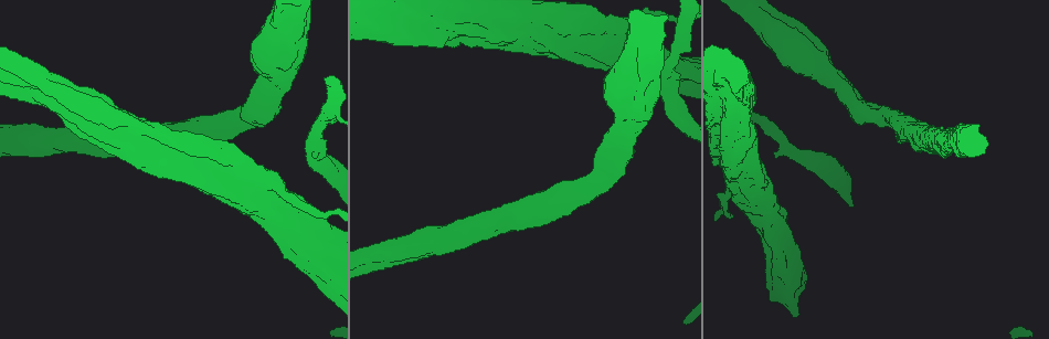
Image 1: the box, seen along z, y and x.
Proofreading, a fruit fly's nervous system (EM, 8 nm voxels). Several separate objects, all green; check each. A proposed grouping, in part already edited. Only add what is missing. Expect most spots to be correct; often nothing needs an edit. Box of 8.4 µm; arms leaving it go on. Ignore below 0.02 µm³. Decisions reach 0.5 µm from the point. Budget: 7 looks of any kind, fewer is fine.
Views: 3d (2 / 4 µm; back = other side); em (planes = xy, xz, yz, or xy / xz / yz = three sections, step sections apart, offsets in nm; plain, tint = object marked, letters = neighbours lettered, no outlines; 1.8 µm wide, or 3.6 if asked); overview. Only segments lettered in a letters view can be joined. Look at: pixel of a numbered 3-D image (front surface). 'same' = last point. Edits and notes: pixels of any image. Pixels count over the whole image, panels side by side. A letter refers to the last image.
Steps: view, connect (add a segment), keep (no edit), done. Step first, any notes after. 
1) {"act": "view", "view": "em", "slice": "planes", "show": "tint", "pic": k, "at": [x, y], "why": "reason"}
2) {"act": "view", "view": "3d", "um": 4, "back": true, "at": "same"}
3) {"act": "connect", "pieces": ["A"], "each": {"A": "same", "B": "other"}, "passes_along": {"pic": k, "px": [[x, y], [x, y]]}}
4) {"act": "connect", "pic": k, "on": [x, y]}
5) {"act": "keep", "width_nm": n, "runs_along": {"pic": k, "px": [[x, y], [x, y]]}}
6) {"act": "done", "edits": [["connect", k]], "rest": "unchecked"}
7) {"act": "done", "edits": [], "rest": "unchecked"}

{"act": "view", "view": "3d", "um": 4, "pic": 1, "at": [162, 157], "why": "thick turns thin"}

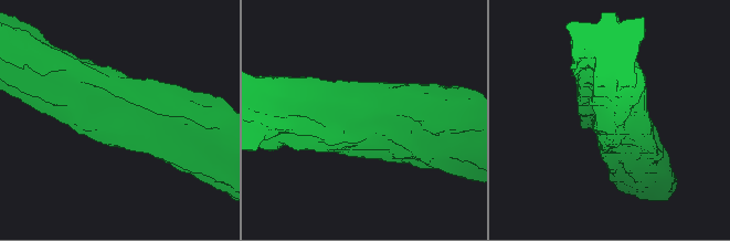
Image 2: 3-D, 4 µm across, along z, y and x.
{"act": "view", "view": "em", "um": 3.6, "slice": "xy", "step": 16, "show": "letters", "pic": 2, "at": [367, 122], "why": "need the tissue"}

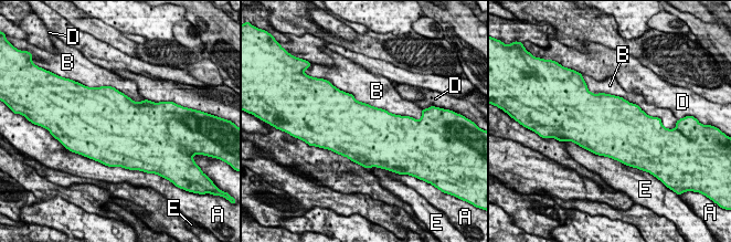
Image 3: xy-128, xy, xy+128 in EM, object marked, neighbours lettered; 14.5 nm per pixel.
{"act": "view", "view": "em", "um": 3.6, "slice": "planes", "show": "letters", "at": "same", "why": "another direction"}

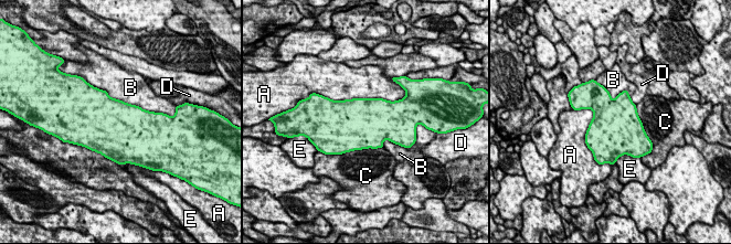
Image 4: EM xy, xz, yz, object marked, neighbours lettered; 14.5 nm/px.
{"act": "keep", "each": {"A": "other", "B": "other", "C": "other", "D": "other", "E": "other"}, "border": {"pic": 4, "px": [[98, 87], [112, 97], [156, 113]]}, "found": "no lettered segment goes on from it"}

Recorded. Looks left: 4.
{"act": "view", "view": "em", "um": 3.6, "slice": "planes", "show": "letters", "pic": 1, "at": [622, 26], "why": "sudden change in width"}

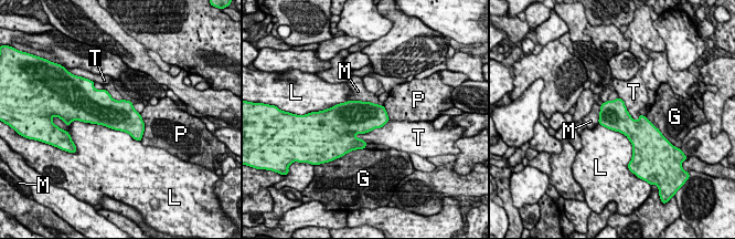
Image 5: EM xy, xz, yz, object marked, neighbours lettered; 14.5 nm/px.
{"act": "keep", "each": {"G": "other", "L": "other", "M": "other", "P": "other", "T": "other"}, "border": {"pic": 5, "px": [[350, 100], [370, 101], [377, 104]]}, "found": "none of them fits"}

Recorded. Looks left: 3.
{"act": "view", "view": "em", "um": 3.6, "slice": "planes", "show": "plain", "pic": 1, "at": [449, 13], "why": "thick turns thin"}

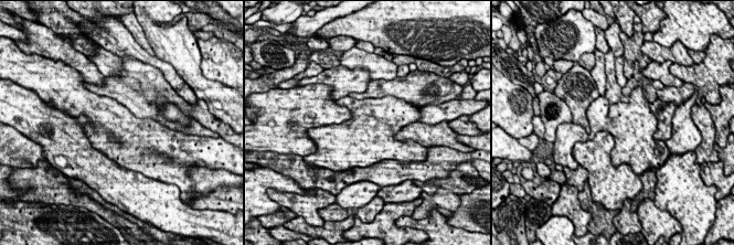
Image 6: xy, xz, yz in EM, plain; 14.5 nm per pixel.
{"act": "view", "view": "em", "um": 3.6, "slice": "planes", "show": "letters", "at": "same"}

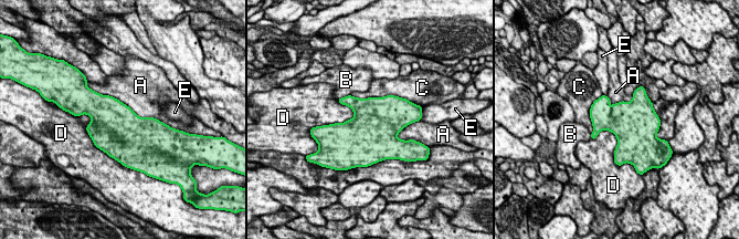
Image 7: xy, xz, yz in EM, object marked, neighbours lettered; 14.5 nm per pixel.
{"act": "keep", "each": {"A": "other", "B": "other", "C": "other", "D": "other", "E": "other"}, "border": {"pic": 7, "px": [[86, 113], [92, 142], [117, 160]]}, "found": "none of them fits"}

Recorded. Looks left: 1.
{"act": "done", "edits": [], "rest": "unchecked"}

